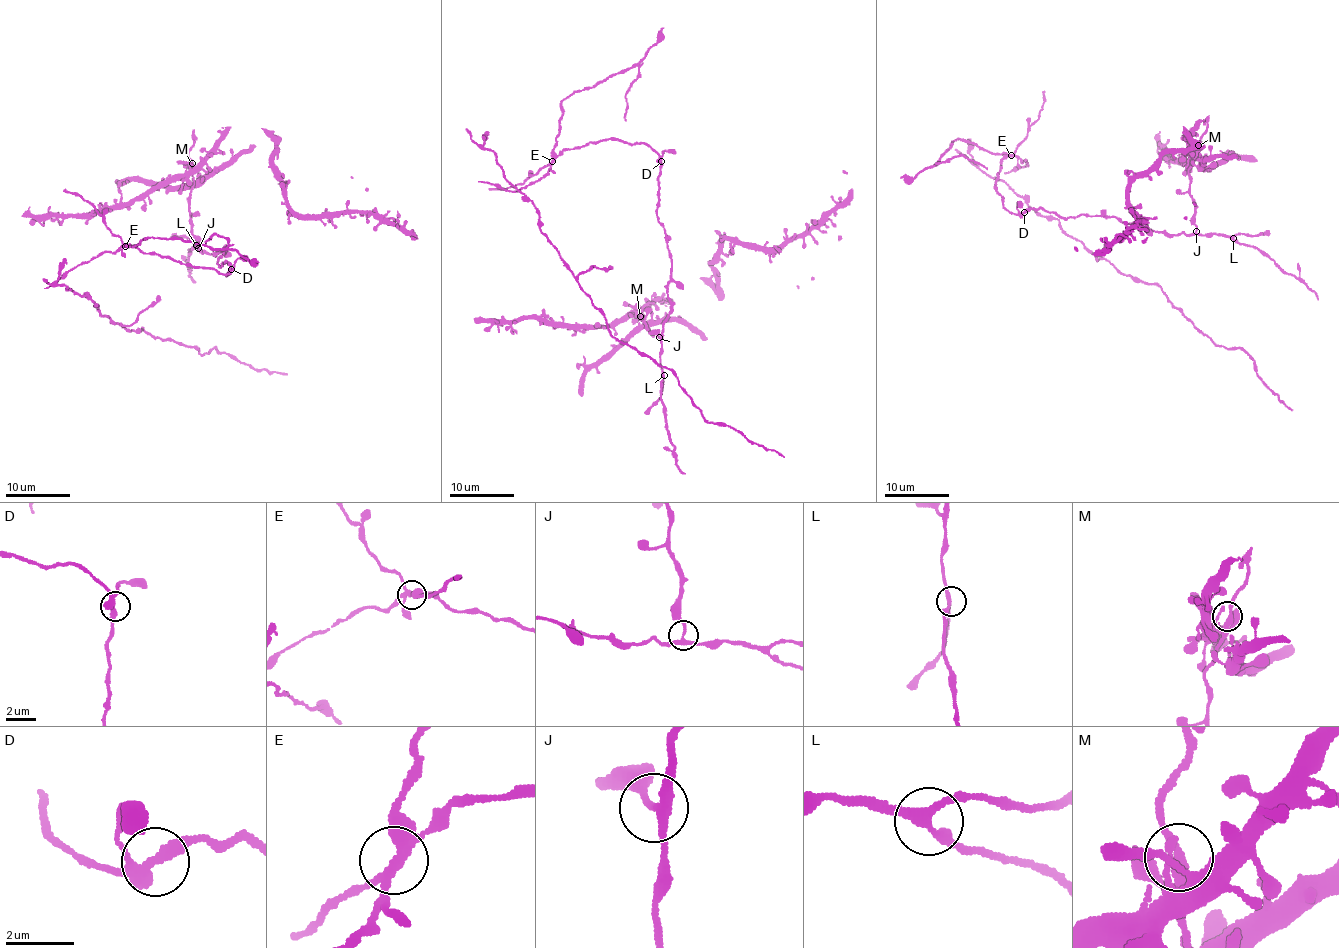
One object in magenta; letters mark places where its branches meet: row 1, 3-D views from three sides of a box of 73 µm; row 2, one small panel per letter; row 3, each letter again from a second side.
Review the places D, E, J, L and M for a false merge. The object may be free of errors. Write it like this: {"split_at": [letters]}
{"split_at": ["E"]}

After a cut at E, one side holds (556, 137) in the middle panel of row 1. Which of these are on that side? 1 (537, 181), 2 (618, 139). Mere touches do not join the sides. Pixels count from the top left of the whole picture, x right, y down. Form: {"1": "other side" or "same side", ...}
{"1": "same side", "2": "other side"}

